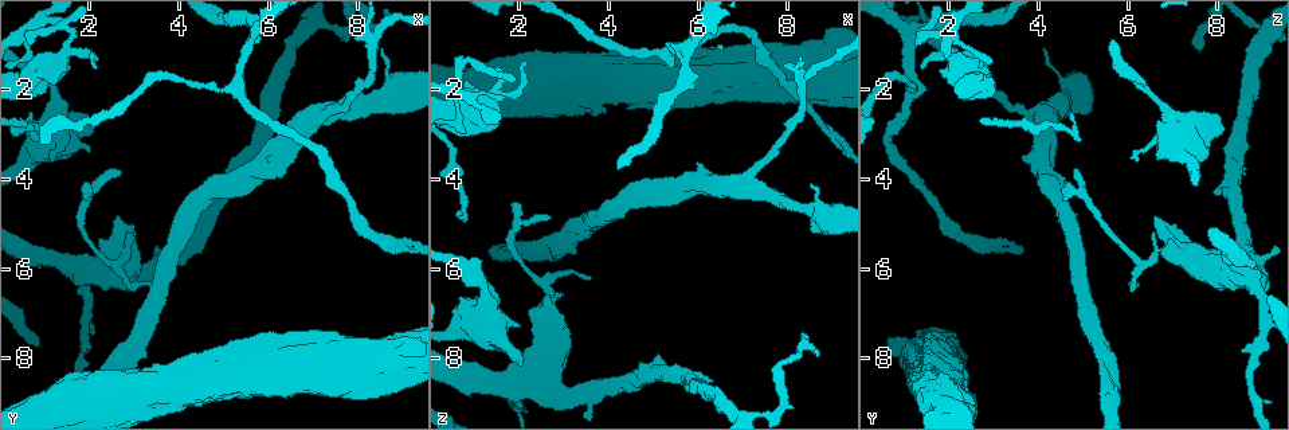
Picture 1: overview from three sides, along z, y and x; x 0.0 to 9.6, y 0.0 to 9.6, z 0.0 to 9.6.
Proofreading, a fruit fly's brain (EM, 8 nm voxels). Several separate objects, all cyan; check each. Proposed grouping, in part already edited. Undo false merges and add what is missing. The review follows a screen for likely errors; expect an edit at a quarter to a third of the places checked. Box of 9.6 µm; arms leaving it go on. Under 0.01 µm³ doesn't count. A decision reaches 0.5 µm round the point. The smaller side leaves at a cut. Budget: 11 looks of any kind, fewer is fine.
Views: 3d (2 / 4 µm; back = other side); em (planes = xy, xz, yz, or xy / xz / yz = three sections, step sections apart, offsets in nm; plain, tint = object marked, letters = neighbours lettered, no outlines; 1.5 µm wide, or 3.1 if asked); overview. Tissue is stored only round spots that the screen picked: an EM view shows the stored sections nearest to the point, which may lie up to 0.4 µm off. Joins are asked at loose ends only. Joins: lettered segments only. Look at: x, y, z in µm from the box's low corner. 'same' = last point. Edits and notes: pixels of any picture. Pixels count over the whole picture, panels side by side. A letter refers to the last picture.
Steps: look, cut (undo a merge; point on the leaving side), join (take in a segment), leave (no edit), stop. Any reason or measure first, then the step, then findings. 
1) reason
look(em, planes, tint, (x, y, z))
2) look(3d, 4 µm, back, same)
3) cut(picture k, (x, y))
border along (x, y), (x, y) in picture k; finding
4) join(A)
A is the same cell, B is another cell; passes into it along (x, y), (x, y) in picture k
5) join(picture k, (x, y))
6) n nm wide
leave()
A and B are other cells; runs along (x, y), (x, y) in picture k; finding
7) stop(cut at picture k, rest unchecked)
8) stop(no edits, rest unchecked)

sharp bend
look(3d, 4 µm, (1.40, 0.65, 1.65))

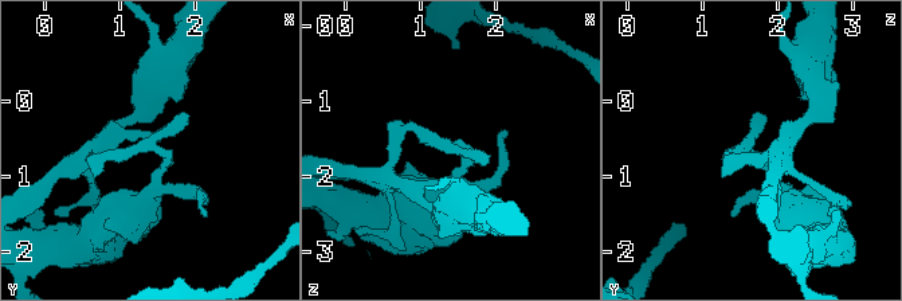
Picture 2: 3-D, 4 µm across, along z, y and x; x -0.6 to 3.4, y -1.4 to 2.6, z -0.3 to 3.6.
look(em, planes, letters, (1.45, 0.55, 1.60))

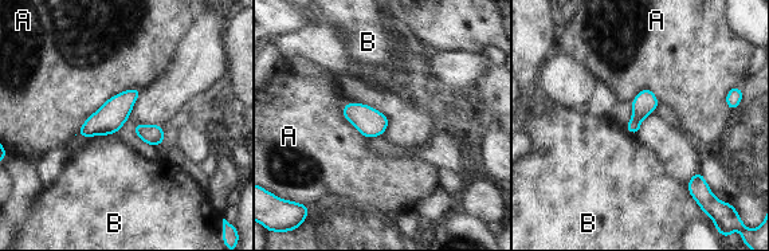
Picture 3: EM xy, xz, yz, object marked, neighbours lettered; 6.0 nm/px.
cut(picture 3, (634, 125))
A and B are other cells; border along (632, 117), (640, 121) in picture 3; two neurons meet here

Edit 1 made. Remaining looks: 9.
look(overview)

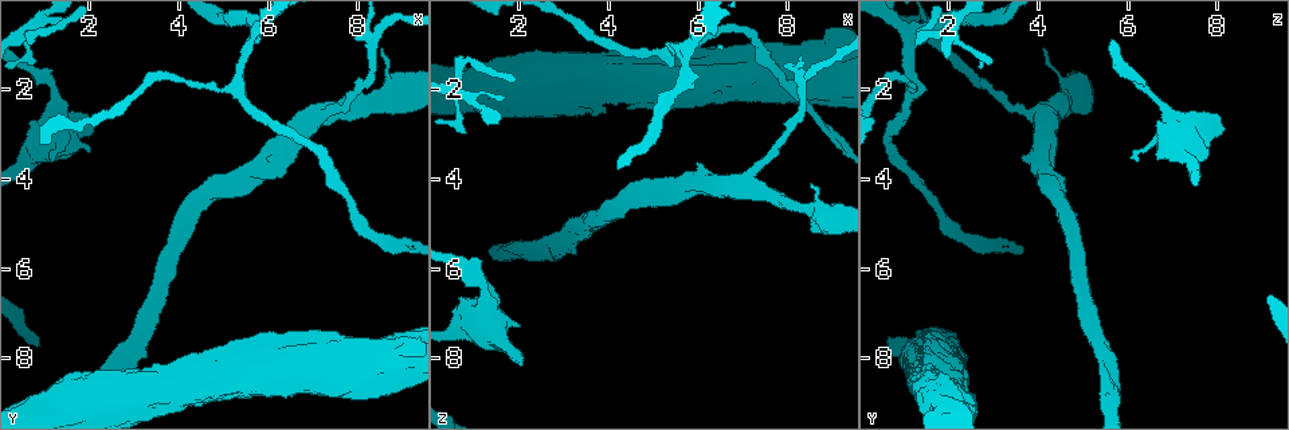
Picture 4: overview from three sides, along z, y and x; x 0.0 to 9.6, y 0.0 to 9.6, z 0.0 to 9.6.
three arms meet
look(em, planes, tint, (5.70, 0.70, 1.15))

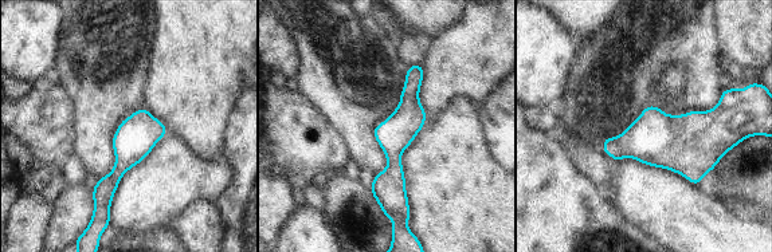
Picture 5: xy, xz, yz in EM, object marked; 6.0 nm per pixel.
what lies round it
look(em, planes, letters, same)

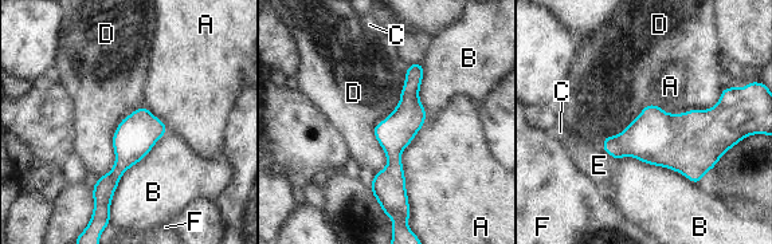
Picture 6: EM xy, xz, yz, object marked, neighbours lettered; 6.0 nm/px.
leave()
A, B, C, D, E and F are other cells; runs along (419, 66), (394, 134), (396, 205) in picture 6; all the same neuron

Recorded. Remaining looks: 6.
stop(cut at picture 3, rest unchecked)

